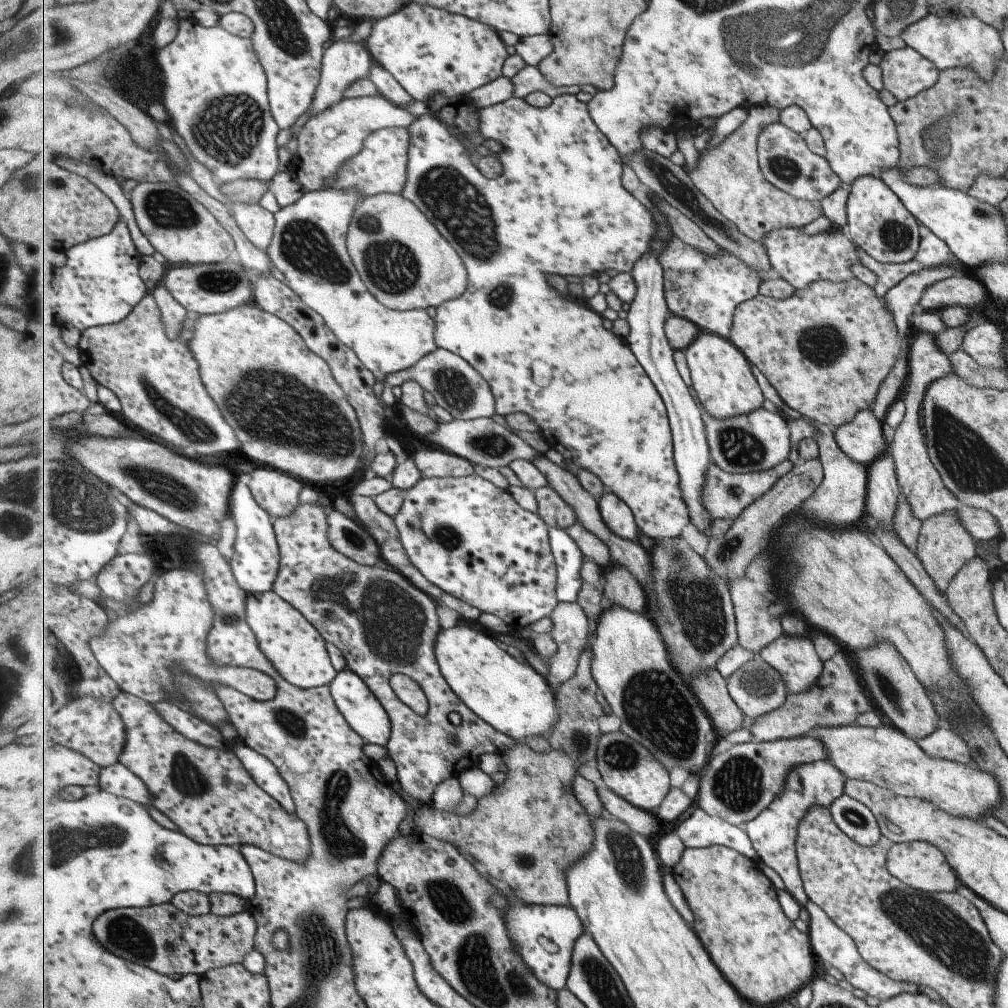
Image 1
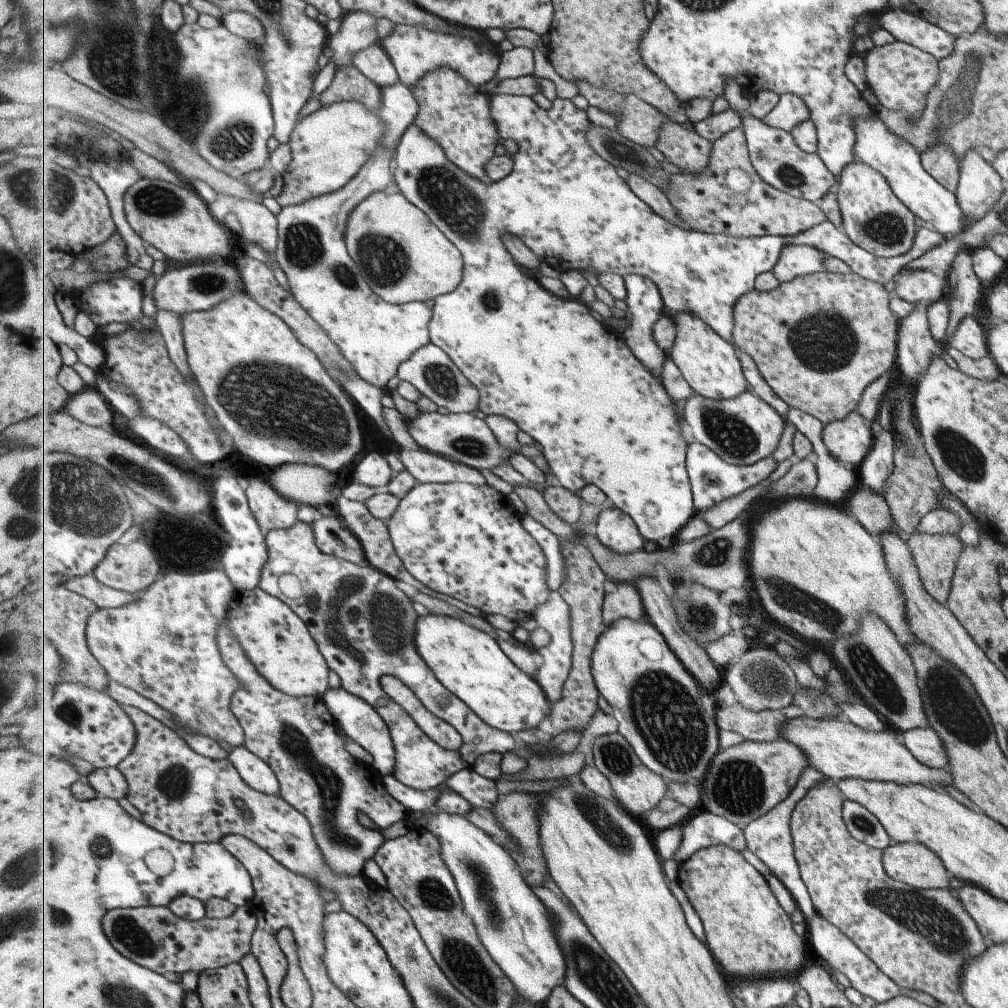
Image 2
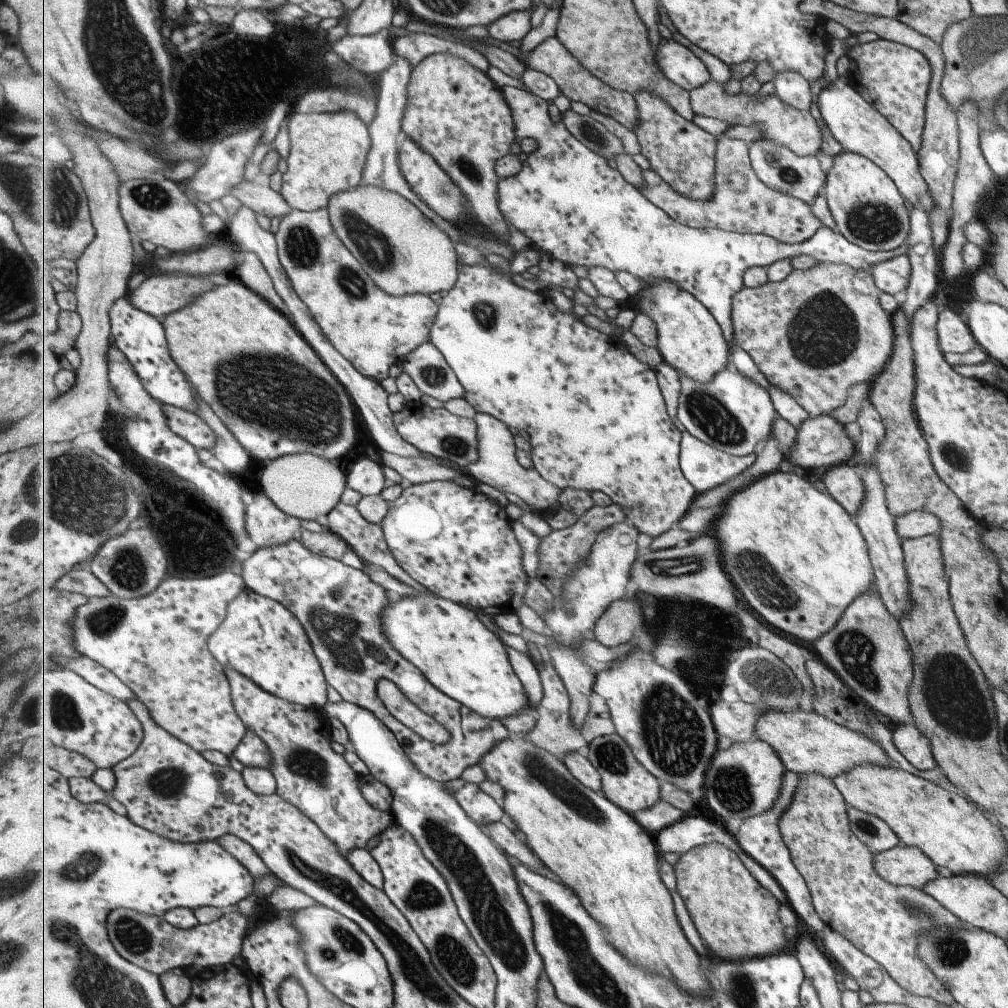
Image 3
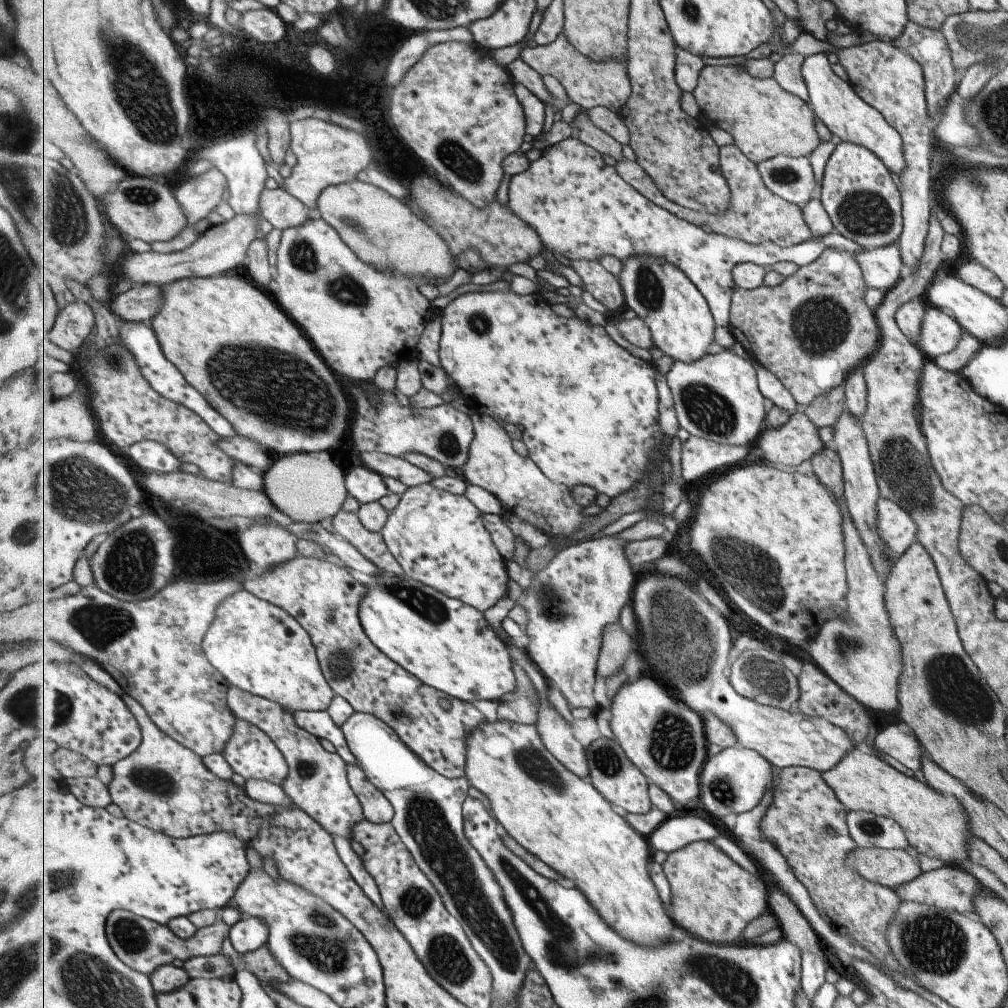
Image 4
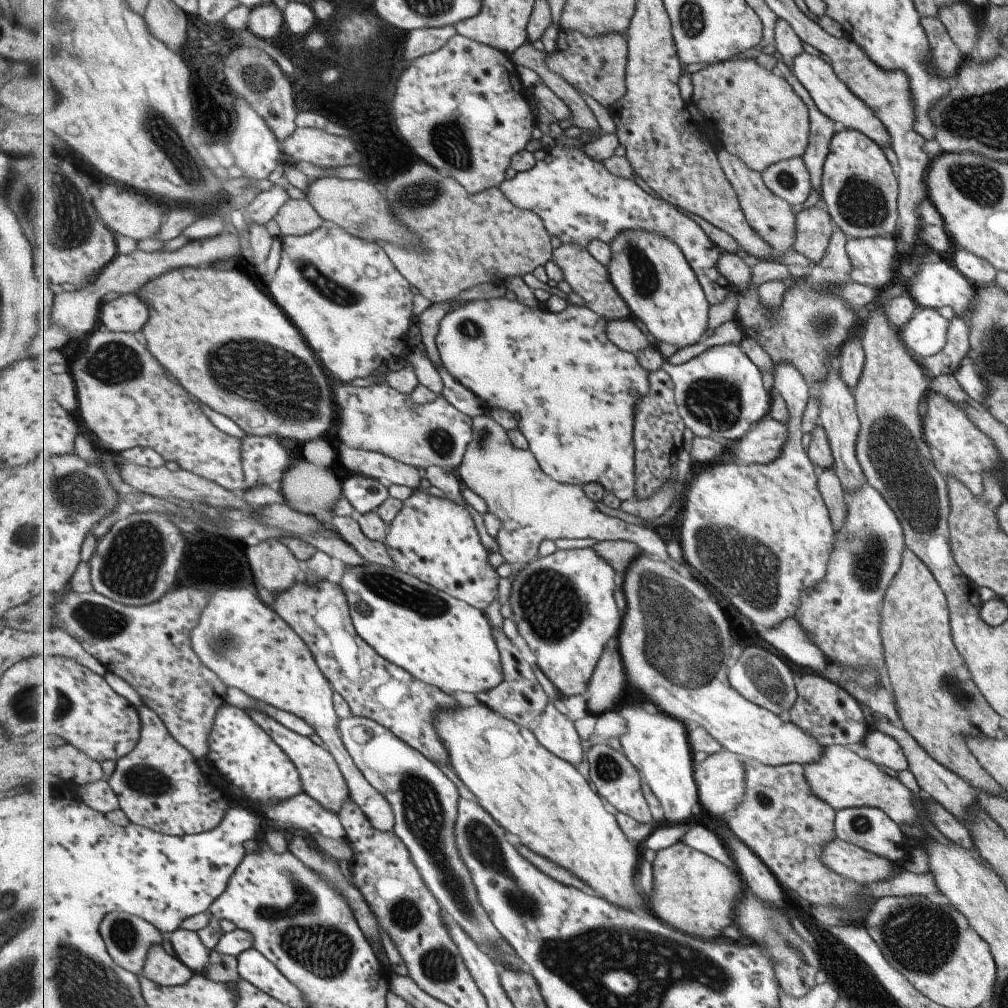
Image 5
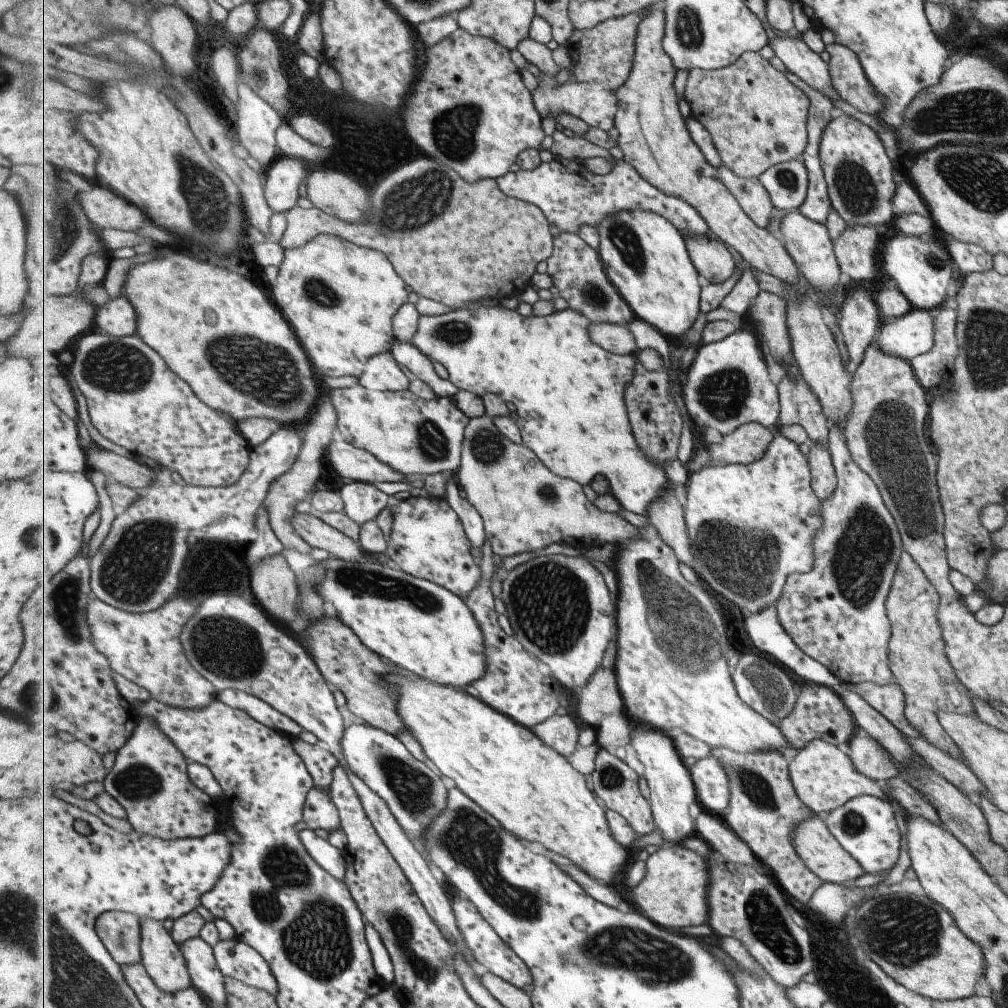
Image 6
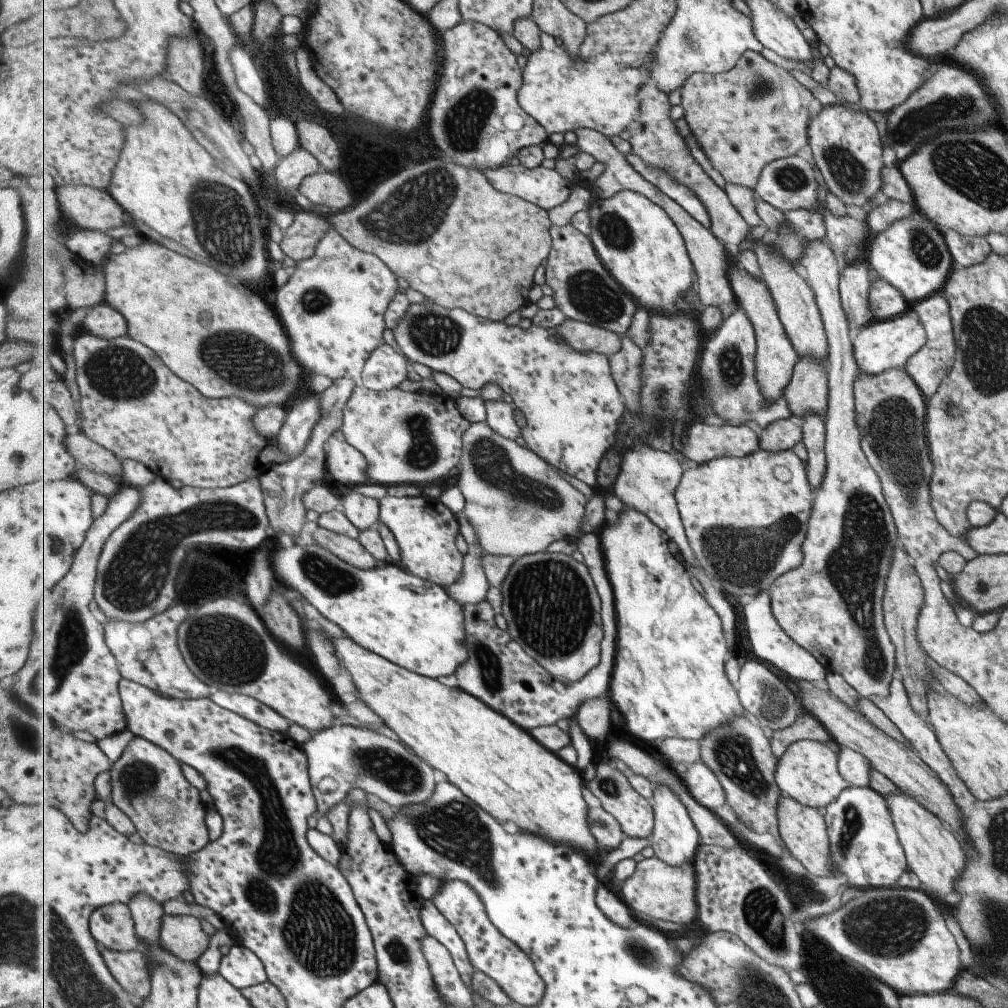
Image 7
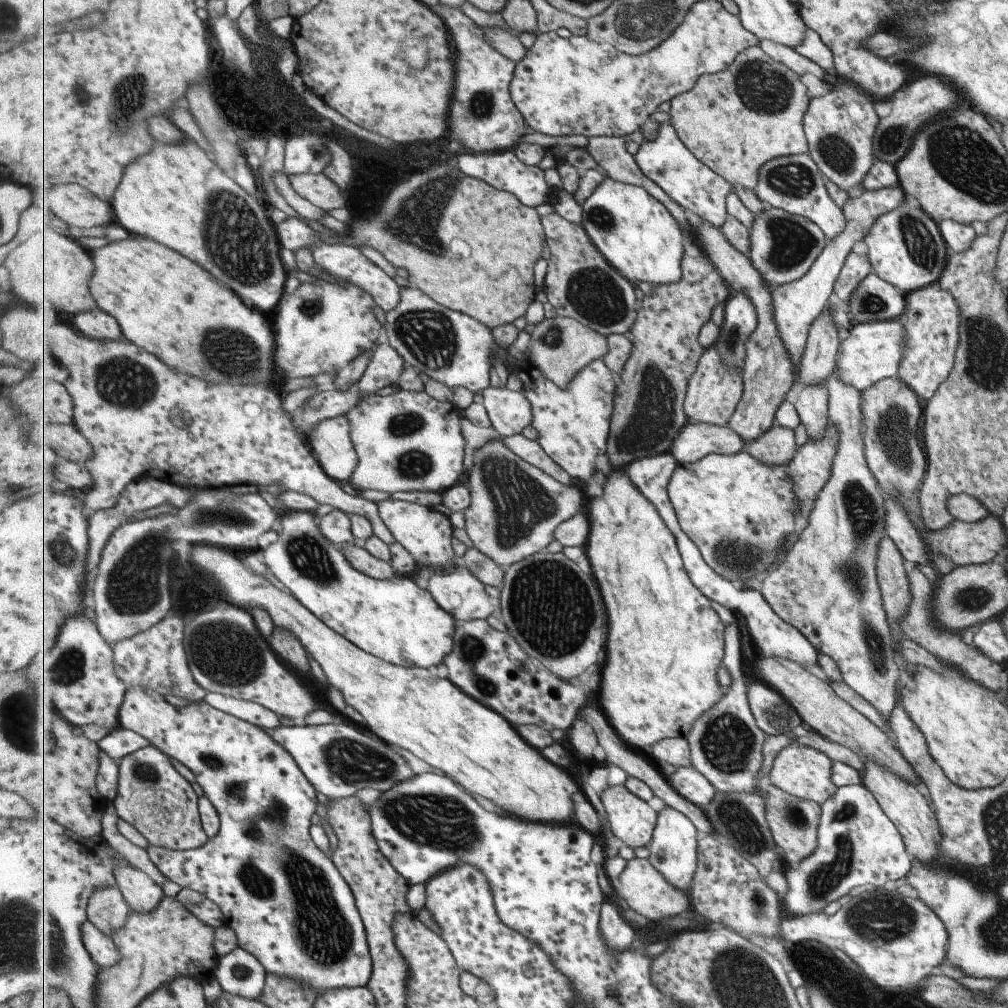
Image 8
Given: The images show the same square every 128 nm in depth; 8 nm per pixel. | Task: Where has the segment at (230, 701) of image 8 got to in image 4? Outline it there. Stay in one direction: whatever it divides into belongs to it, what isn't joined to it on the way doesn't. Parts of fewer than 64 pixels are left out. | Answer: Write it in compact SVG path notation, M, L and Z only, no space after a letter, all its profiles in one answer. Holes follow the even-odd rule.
M295 711L295 722L305 728L307 732L311 732L317 738L325 738L329 740L336 749L337 753L346 760L347 764L355 764L357 766L357 758L351 752L345 733L342 727L337 726L333 722L333 718L329 716L327 711Z

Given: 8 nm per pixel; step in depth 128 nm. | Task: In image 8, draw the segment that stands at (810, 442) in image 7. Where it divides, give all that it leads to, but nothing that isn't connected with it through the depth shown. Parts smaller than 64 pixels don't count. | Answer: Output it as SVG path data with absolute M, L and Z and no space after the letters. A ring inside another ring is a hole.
M803 386L794 404L799 411L807 440L817 440L825 432L827 423L827 386Z

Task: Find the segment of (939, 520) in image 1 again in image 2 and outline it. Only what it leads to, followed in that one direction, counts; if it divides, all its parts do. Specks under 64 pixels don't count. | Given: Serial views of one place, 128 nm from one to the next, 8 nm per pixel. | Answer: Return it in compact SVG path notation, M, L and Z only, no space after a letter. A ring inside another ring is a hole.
M918 532L909 535L909 539L905 542L912 556L915 565L917 576L927 594L933 600L937 600L940 604L946 602L948 592L950 589L950 580L955 570L955 562L957 556L961 552L962 542L956 534L949 534L949 532Z

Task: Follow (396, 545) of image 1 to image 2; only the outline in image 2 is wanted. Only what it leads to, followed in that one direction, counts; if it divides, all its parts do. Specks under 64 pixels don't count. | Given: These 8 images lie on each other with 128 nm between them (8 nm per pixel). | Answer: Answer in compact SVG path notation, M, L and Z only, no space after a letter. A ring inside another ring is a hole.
M340 496L335 502L334 508L337 512L337 516L343 520L343 524L345 524L345 526L347 526L347 528L349 528L349 530L351 530L351 532L361 540L361 546L365 548L365 554L367 554L367 561L372 567L377 568L377 570L381 570L383 574L391 576L391 578L394 578L402 585L413 587L417 592L420 591L429 596L438 598L439 600L443 600L461 610L464 610L465 612L468 612L469 614L483 618L487 616L483 610L479 610L479 608L475 608L475 606L460 601L455 597L438 593L437 591L429 588L426 584L423 584L420 580L417 580L417 578L413 576L413 573L409 572L409 570L405 568L404 561L401 560L401 557L397 554L393 540L391 540L391 534L389 532L387 522L377 518L377 516L373 516L373 513L369 512L369 508L367 508L367 504L365 504L365 502L357 502L357 500L349 500L349 498Z

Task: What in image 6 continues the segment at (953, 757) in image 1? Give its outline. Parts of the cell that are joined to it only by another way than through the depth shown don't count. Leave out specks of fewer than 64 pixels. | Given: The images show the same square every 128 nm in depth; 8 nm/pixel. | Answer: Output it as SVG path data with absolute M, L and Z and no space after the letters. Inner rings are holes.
M863 731L853 732L846 749L853 768L857 768L857 772L861 772L865 778L873 782L883 782L899 776L891 754Z

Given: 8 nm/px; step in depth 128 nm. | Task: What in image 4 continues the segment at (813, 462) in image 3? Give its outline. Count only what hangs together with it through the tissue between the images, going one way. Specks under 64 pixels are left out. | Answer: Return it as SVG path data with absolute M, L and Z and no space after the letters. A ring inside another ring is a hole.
M797 412L783 428L769 428L759 438L757 446L763 463L771 462L777 468L797 466L817 456L825 443L818 436L817 426L802 412Z

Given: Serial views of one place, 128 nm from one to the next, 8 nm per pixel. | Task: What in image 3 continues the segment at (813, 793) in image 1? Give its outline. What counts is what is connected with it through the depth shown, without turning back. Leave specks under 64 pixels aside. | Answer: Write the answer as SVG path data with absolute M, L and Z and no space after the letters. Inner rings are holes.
M788 770L787 774L785 774L783 788L781 788L781 796L779 796L779 800L775 802L775 806L773 806L771 810L767 810L764 815L753 816L753 818L745 820L735 835L735 839L738 841L743 852L754 859L774 877L784 891L789 906L796 913L796 916L801 920L805 920L807 926L815 932L816 936L820 936L821 930L825 926L824 921L820 919L819 914L812 906L811 893L803 878L801 878L800 869L798 869L795 862L793 862L792 853L789 848L787 848L785 840L783 840L779 826L781 816L787 812L787 808L791 806L793 798L795 798L795 792L797 792L797 788L799 788L799 776L801 776L801 773Z

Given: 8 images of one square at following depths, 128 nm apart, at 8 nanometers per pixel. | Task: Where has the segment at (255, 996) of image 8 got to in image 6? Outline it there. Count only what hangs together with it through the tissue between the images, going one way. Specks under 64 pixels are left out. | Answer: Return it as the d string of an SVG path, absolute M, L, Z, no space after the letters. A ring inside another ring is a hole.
M238 941L233 952L227 952L225 944L223 944L223 948L219 944L219 946L214 946L214 952L217 964L225 976L241 980L245 984L278 996L279 982L269 966L268 960L265 960L265 957L261 956L261 953L257 952L250 944Z

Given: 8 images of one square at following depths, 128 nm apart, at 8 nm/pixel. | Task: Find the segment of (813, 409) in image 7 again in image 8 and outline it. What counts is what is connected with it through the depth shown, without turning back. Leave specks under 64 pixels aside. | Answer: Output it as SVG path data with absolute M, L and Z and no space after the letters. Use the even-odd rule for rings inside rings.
M826 306L813 320L804 352L801 352L799 380L804 386L823 384L835 366L840 334Z

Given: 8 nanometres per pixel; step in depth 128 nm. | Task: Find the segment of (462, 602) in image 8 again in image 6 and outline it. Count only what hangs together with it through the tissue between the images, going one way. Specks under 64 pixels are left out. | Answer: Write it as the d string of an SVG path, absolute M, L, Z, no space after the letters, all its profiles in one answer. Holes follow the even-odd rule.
M451 480L447 486L446 500L461 518L465 533L474 547L473 550L480 551L485 544L486 527L481 514L467 498L461 497L460 490L459 485Z

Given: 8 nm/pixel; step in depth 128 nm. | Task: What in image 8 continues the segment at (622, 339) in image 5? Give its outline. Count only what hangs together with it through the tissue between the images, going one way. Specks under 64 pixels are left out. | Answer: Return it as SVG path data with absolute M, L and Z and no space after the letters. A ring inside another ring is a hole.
M556 316L552 319L545 319L533 328L530 335L529 345L536 371L543 372L547 380L555 382L563 390L571 386L573 378L583 368L589 366L594 360L603 359L609 354L609 340L605 334L570 317Z

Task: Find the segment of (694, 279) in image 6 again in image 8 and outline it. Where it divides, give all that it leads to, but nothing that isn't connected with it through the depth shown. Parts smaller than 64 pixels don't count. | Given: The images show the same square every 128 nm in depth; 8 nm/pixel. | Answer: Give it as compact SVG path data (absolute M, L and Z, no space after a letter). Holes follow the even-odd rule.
M605 177L605 180L599 184L599 188L582 204L584 208L583 225L585 230L592 237L596 247L600 249L603 256L619 272L635 284L637 281L647 282L654 287L659 284L677 284L683 278L683 259L685 253L683 250L683 228L680 221L673 216L673 213L661 204L660 200L653 198L645 188L640 186L623 184L613 178Z

